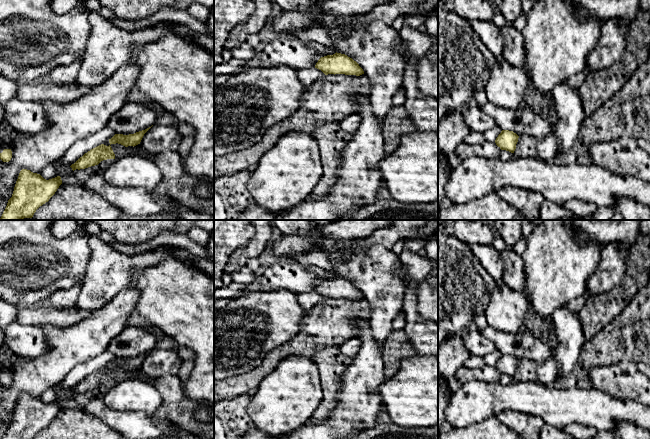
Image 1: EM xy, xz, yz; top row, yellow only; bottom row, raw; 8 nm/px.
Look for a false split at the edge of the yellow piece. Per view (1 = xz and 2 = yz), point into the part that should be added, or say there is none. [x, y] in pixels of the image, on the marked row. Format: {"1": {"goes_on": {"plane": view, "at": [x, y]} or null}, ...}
{"1": {"goes_on": null}, "2": {"goes_on": null}}

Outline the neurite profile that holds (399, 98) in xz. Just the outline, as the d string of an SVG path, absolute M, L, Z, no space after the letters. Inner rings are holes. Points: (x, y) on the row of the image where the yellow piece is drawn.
M398 90L393 96L392 103L393 106L404 106L406 97L404 91Z

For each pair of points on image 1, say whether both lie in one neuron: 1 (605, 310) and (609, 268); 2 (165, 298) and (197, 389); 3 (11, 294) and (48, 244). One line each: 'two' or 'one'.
1: two
2: one
3: one

